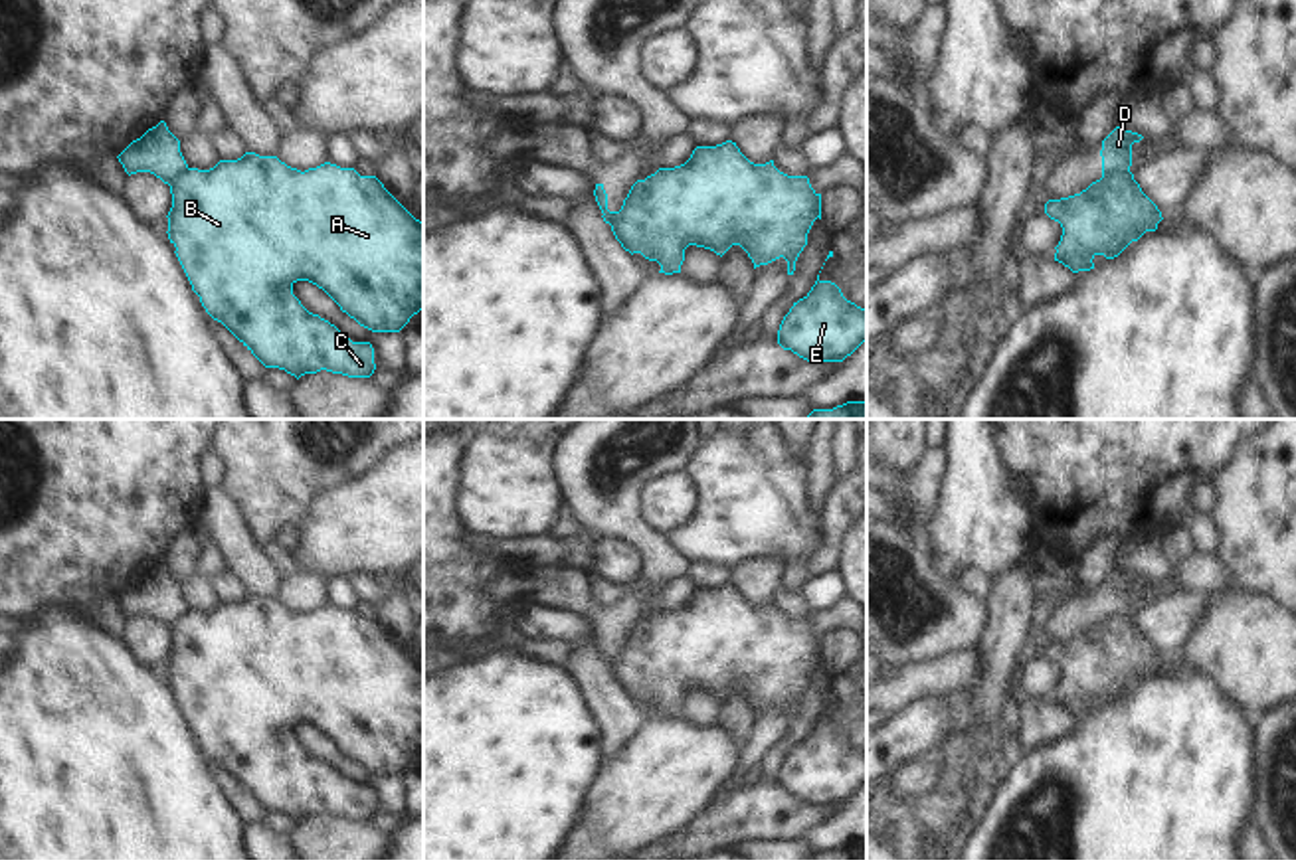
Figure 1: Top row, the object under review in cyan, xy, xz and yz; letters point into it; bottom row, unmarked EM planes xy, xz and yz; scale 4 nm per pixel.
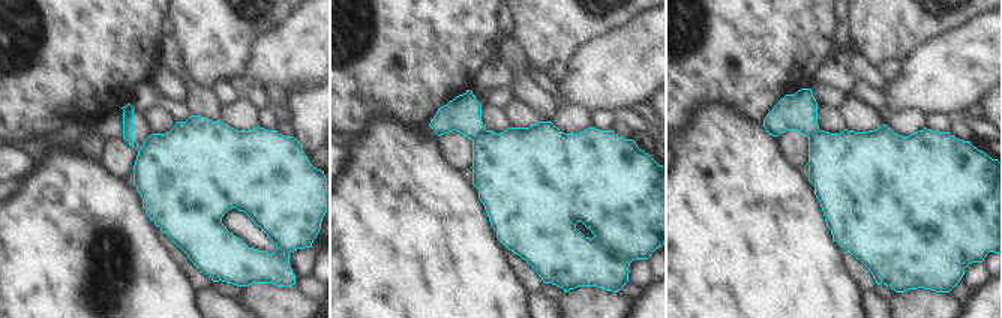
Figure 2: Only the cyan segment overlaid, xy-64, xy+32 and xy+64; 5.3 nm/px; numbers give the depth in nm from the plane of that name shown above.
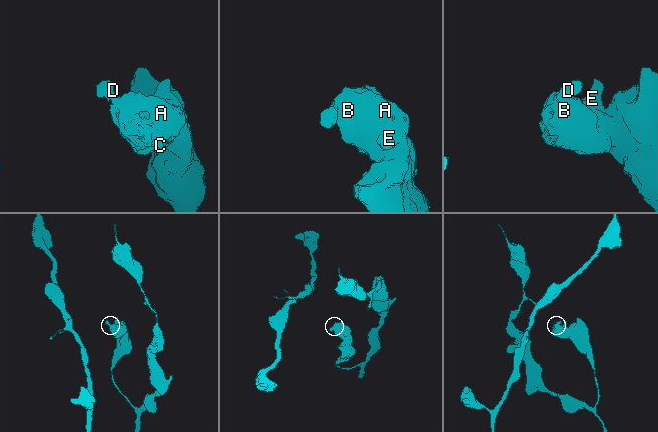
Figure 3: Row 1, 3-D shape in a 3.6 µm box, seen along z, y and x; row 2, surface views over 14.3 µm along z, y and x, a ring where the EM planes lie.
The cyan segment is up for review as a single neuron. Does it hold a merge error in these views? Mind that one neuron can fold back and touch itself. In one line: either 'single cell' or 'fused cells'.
fused cells

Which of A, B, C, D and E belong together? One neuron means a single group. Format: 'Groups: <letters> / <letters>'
Groups: A B C E / D.

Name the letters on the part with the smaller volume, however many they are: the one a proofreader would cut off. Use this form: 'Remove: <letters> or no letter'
Remove: D

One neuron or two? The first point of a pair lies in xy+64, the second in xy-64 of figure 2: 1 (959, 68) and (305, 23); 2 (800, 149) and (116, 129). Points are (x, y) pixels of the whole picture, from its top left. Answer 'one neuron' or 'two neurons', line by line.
1: one neuron
2: two neurons

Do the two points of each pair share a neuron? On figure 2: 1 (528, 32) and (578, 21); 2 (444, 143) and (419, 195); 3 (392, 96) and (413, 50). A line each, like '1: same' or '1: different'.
1: same
2: different
3: same

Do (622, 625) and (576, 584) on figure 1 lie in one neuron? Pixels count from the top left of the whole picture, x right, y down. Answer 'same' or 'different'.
same

